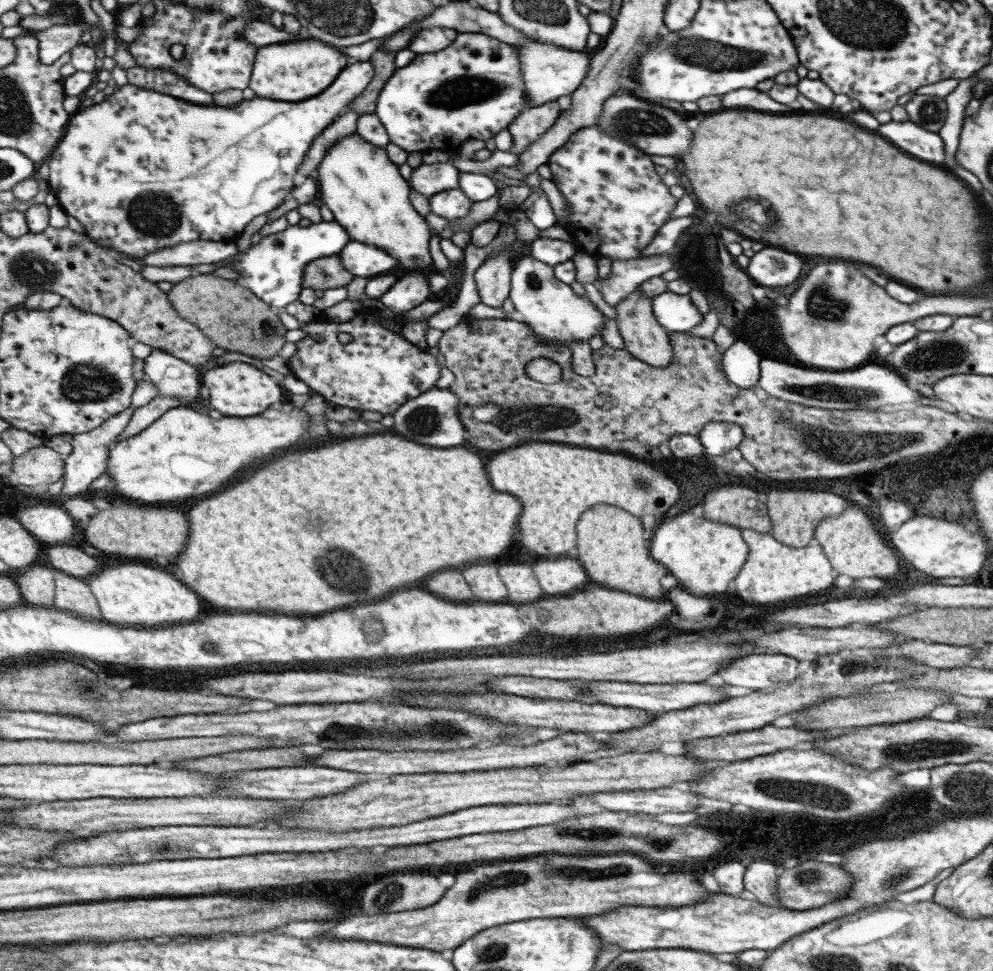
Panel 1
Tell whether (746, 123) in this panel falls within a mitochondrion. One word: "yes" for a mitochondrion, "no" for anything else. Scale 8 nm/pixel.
no

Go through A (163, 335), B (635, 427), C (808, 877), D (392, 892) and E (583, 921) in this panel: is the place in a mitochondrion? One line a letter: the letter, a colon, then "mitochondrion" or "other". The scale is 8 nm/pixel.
A: other
B: other
C: mitochondrion
D: mitochondrion
E: other

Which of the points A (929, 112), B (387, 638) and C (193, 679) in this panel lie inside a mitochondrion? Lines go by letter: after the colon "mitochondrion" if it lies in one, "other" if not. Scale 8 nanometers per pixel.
A: mitochondrion
B: other
C: other

